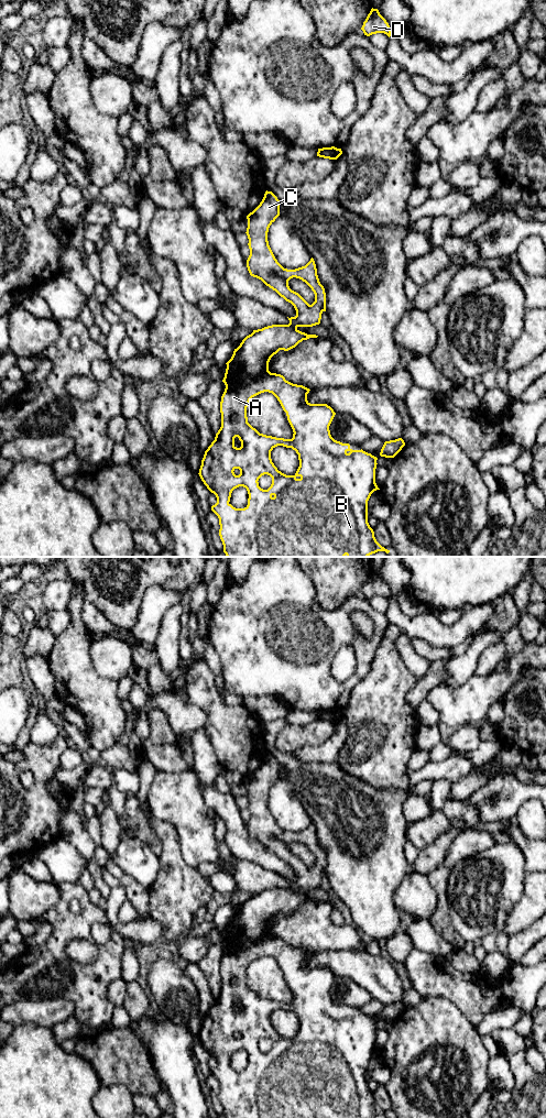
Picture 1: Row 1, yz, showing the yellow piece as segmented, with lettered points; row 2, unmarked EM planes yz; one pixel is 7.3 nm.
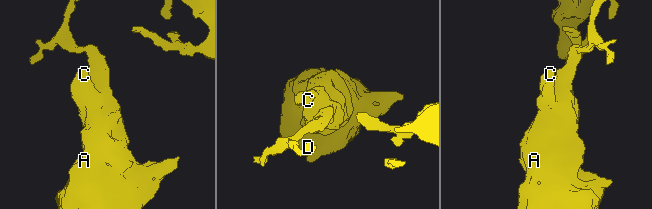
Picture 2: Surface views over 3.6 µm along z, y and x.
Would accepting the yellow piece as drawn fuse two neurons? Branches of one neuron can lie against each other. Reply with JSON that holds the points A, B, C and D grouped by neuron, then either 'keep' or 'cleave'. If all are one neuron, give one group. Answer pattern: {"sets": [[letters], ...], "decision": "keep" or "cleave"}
{"sets": [["A", "B", "C"], ["D"]], "decision": "cleave"}

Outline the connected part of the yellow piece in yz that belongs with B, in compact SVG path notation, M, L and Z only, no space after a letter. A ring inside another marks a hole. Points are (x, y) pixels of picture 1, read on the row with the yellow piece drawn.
M266 190L260 205L247 216L245 233L250 249L247 267L251 276L261 280L291 303L296 310L296 316L288 318L288 325L272 325L253 330L234 349L231 359L226 363L227 369L222 380L226 388L220 402L221 427L205 451L198 474L207 489L217 497L217 503L211 506L211 511L219 518L219 536L227 557L369 557L378 551L389 553L390 550L376 541L374 531L368 523L368 501L374 491L380 490L375 483L378 458L362 449L352 450L349 443L335 440L329 430L336 415L334 409L327 404L310 404L307 401L309 388L293 384L283 375L269 371L271 358L280 350L288 351L303 340L318 337L302 332L297 328L319 325L321 314L326 311L326 293L319 282L314 259L312 257L305 266L287 270L277 262L269 245L269 228L280 216L280 204L277 197ZM293 277L302 280L312 288L315 294L315 302L312 305L290 288L288 281ZM264 392L272 393L286 413L294 432L292 439L260 434L248 423L247 407L250 399ZM277 446L292 448L298 454L299 467L294 475L282 473L272 462L271 451ZM264 474L272 478L272 484L267 490L261 489L258 482ZM239 486L245 487L249 494L248 505L244 508L236 508L229 503L232 491Z

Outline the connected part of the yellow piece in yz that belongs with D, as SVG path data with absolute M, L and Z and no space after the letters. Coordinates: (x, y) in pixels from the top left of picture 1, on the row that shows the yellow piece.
M371 9L361 28L364 35L370 36L376 33L384 33L391 36L391 29L386 20L380 14L378 9Z

